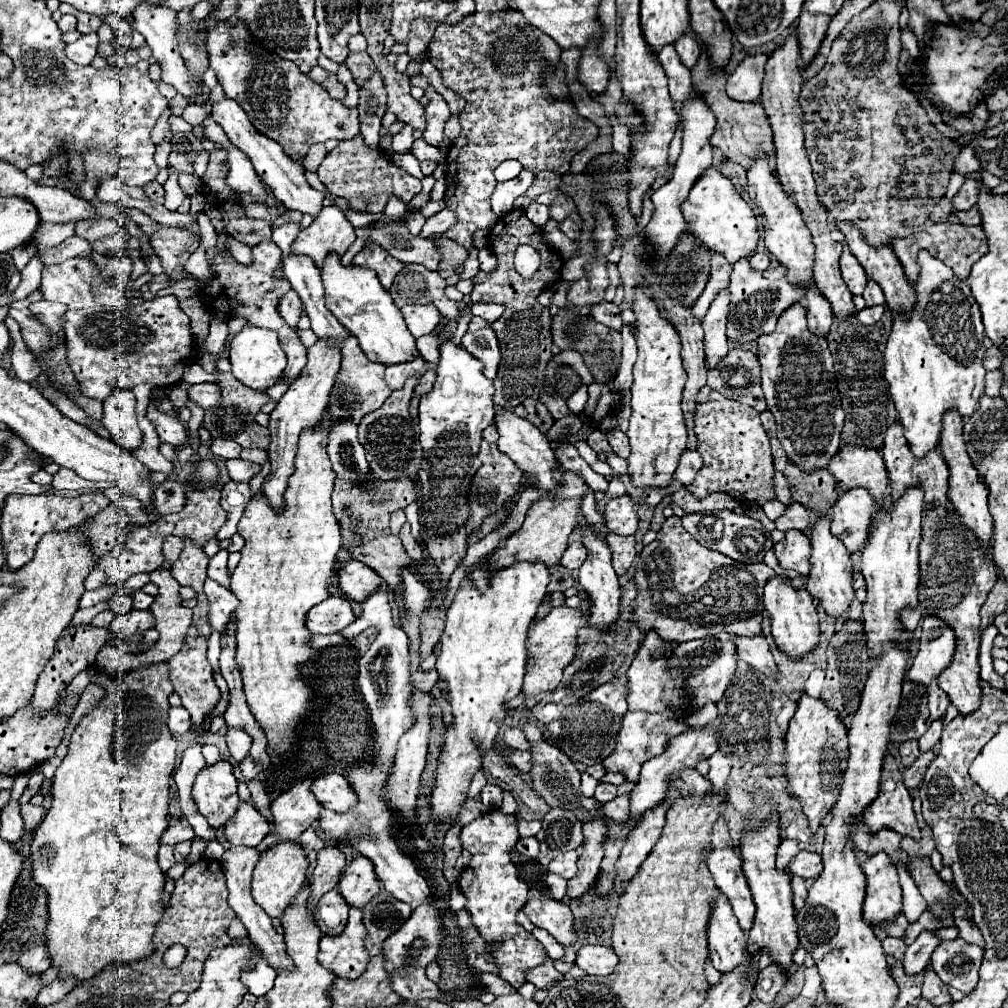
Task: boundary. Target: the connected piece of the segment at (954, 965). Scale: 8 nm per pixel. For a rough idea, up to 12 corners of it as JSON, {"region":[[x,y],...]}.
{"region":[[941,941],[931,965],[943,983],[971,993],[983,949]]}

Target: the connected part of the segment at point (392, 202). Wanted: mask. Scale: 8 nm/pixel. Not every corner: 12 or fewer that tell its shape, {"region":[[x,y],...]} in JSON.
{"region":[[392,196],[384,214],[397,219],[407,210],[406,205]]}

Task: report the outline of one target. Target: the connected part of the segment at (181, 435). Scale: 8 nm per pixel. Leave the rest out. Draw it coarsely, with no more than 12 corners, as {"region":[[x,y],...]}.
{"region":[[153,403],[147,417],[161,443],[187,445],[189,437],[179,419],[161,413]]}

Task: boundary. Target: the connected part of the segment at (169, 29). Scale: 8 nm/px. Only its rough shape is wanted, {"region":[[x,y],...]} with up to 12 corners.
{"region":[[141,3],[131,27],[163,69],[161,79],[191,97],[175,45],[175,11]]}

